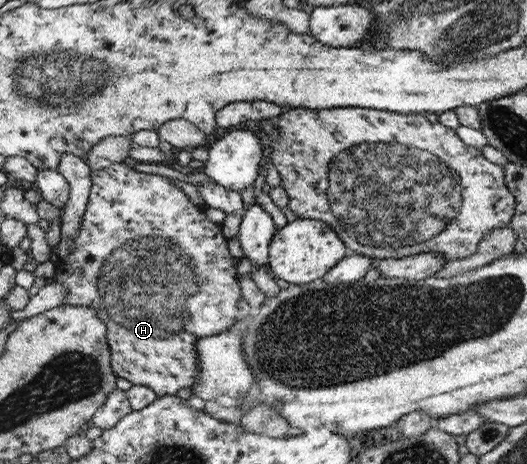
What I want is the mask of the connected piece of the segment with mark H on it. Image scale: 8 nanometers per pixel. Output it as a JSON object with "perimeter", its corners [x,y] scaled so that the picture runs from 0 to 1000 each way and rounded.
{"perimeter":[[[235,349],[209,353],[194,366],[173,369],[173,409],[169,435],[150,502],[139,519],[139,539],[123,558],[108,567],[101,608],[129,619],[129,638],[118,644],[118,657],[167,662],[184,670],[188,685],[203,700],[207,746],[213,754],[213,793],[224,815],[249,821],[254,830],[275,830],[292,841],[300,856],[326,853],[349,834],[364,834],[380,804],[380,761],[374,761],[374,733],[427,716],[450,692],[469,690],[480,677],[476,659],[465,649],[452,619],[452,595],[444,578],[444,558],[433,545],[433,524],[421,511],[417,483],[395,476],[395,468],[364,442],[364,433],[345,416],[345,405],[319,384],[294,375],[264,373]]]}

